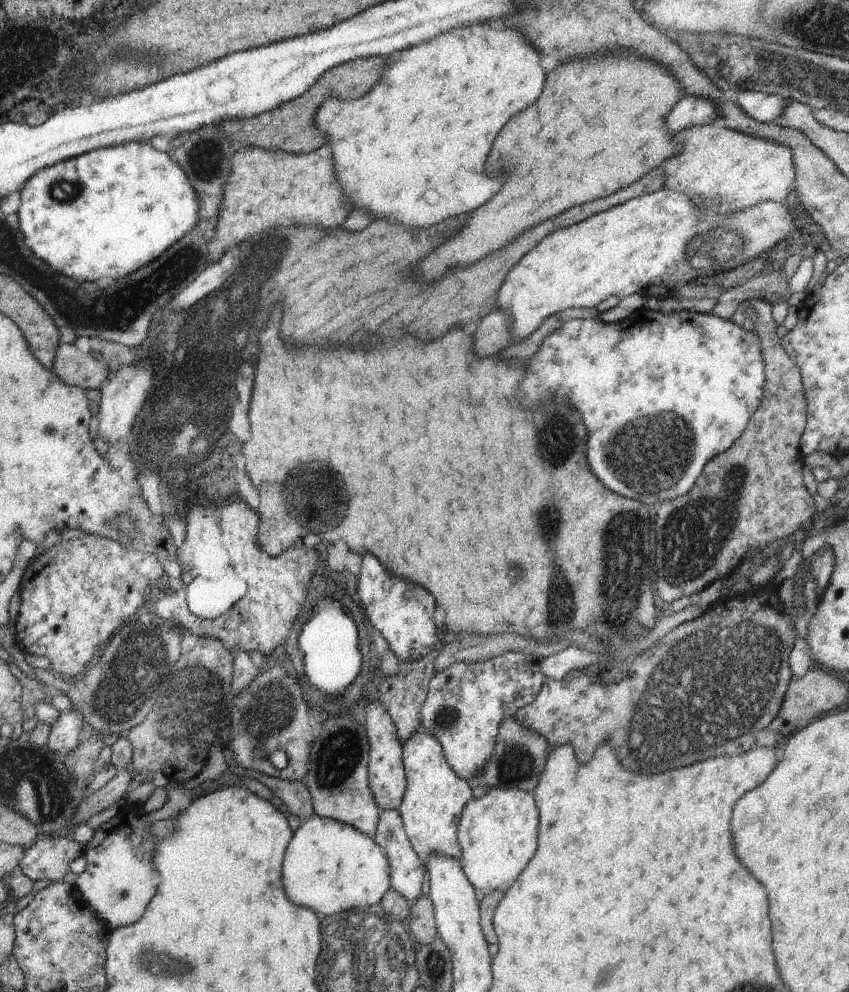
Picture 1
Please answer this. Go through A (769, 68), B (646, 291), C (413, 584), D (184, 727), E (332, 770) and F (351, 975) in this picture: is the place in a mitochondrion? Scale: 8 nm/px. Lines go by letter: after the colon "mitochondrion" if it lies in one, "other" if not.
A: mitochondrion
B: other
C: other
D: mitochondrion
E: mitochondrion
F: mitochondrion

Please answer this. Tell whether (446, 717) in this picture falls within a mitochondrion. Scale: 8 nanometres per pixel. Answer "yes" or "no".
yes

